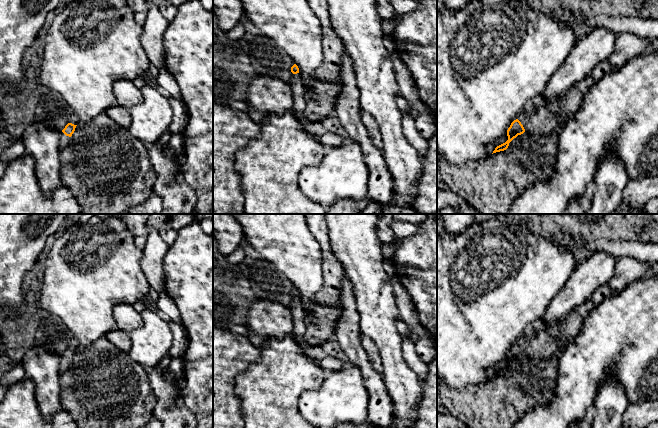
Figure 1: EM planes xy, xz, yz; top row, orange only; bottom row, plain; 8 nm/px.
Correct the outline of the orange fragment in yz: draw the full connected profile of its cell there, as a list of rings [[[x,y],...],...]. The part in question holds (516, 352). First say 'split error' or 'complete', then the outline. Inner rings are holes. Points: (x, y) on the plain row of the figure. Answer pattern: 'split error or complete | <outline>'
split error | [[[596,251],[588,260],[582,264],[579,264],[571,274],[564,287],[553,298],[544,314],[545,322],[550,328],[553,328],[554,331],[549,332],[547,330],[540,329],[532,337],[522,339],[519,343],[514,344],[507,354],[508,364],[505,367],[497,370],[493,377],[506,374],[509,370],[509,367],[524,356],[532,359],[546,359],[557,353],[560,353],[569,341],[561,330],[562,322],[568,317],[573,309],[591,298],[594,291],[599,286],[609,283],[609,281],[615,275],[615,267],[618,259],[619,258],[616,256],[605,251]]]

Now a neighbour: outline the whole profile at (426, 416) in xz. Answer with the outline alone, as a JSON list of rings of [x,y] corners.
[[[437,357],[428,364],[422,397],[412,428],[437,428]]]

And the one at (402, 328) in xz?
[[[400,316],[397,317],[397,329],[398,332],[400,333],[400,335],[402,337],[407,337],[410,334],[410,331],[406,325],[406,323],[402,320],[402,318]]]

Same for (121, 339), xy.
[[[114,329],[110,332],[108,332],[105,336],[113,345],[115,345],[117,348],[128,352],[131,348],[132,345],[132,340],[129,336],[129,333],[119,330],[119,329]]]

